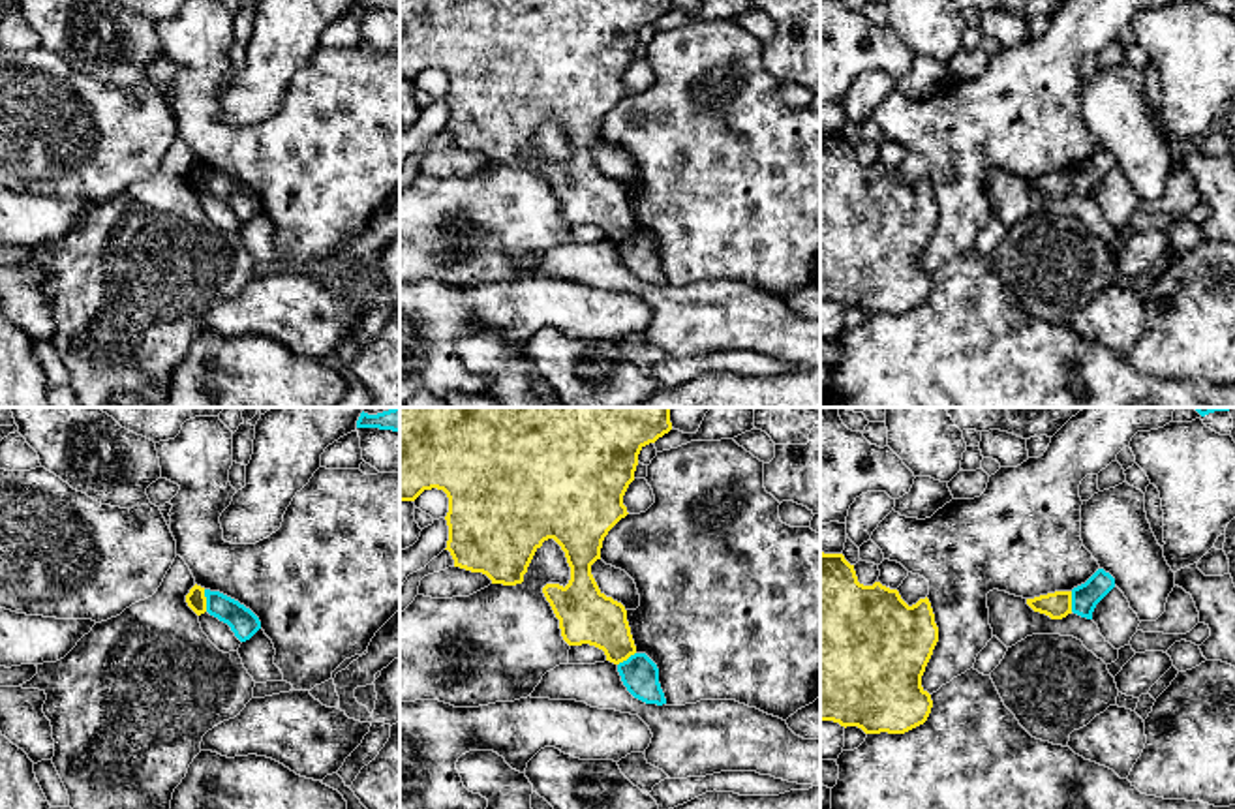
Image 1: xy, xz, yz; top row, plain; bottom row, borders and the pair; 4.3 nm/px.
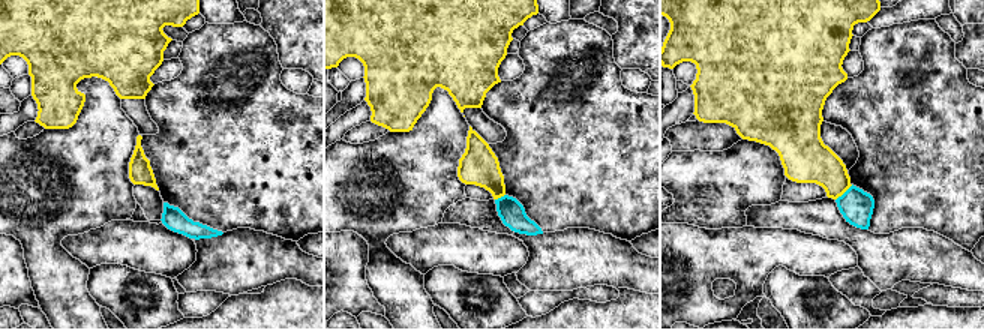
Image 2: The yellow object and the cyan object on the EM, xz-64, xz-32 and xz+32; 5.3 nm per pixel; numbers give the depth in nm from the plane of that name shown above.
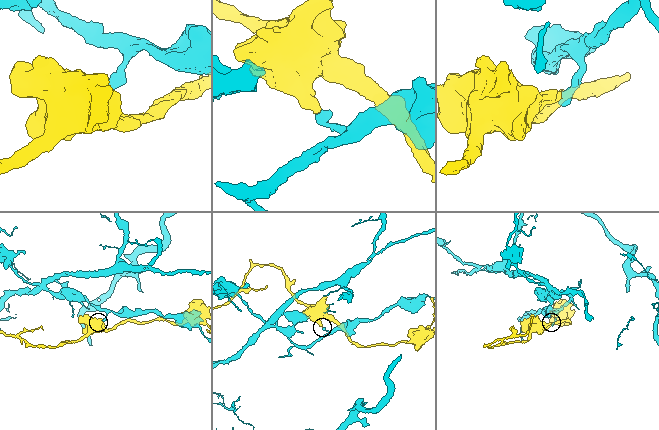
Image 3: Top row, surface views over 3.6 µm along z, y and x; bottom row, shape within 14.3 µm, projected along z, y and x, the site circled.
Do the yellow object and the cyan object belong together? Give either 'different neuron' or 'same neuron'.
different neuron

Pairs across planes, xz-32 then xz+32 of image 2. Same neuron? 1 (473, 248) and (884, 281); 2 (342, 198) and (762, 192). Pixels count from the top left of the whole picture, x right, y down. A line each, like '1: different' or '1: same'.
1: different
2: same

